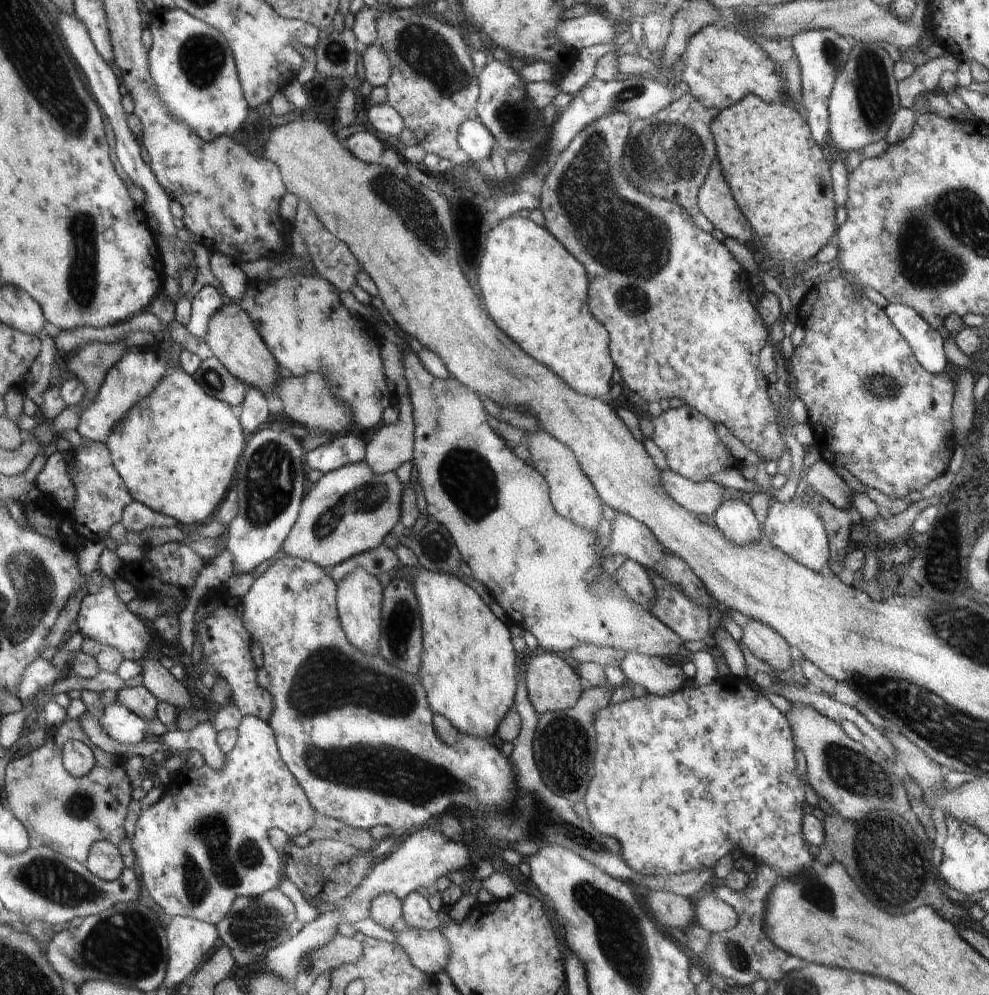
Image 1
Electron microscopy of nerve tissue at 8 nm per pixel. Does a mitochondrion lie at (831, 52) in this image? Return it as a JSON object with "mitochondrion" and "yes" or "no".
{"mitochondrion":"yes"}

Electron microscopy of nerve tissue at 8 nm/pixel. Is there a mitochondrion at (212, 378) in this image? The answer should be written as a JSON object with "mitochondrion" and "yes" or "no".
{"mitochondrion":"yes"}

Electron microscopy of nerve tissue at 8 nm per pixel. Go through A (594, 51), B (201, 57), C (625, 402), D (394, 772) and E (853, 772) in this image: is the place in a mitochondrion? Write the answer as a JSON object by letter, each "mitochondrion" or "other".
{"A":"other","B":"mitochondrion","C":"other","D":"mitochondrion","E":"mitochondrion"}

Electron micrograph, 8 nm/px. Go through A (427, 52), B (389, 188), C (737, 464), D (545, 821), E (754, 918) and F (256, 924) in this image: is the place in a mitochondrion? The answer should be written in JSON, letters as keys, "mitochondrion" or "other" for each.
{"A":"mitochondrion","B":"mitochondrion","C":"other","D":"mitochondrion","E":"other","F":"mitochondrion"}

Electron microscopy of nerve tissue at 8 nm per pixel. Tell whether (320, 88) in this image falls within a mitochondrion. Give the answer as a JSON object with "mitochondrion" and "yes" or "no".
{"mitochondrion":"yes"}

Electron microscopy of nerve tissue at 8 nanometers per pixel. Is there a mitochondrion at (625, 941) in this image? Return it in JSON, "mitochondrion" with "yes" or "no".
{"mitochondrion":"yes"}

